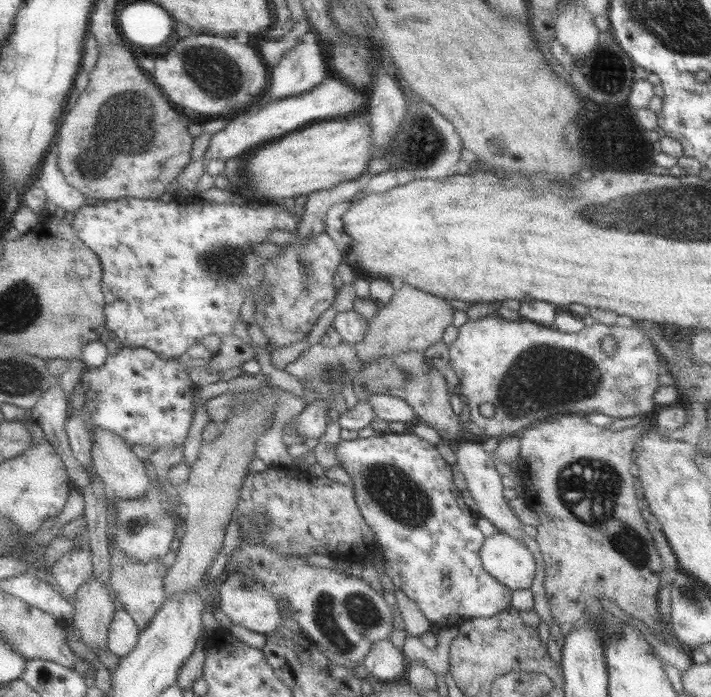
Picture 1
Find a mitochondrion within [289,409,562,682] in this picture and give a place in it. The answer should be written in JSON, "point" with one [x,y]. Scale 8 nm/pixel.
{"point":[389,488]}

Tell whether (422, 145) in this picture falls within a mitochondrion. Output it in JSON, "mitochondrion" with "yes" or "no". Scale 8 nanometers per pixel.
{"mitochondrion":"yes"}

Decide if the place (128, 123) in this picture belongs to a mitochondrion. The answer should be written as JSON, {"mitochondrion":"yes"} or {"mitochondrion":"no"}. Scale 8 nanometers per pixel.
{"mitochondrion":"yes"}

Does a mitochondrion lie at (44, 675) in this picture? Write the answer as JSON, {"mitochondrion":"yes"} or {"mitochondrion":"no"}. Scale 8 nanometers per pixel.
{"mitochondrion":"yes"}

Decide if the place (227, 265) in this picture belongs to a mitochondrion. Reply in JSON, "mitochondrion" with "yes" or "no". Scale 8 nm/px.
{"mitochondrion":"yes"}

